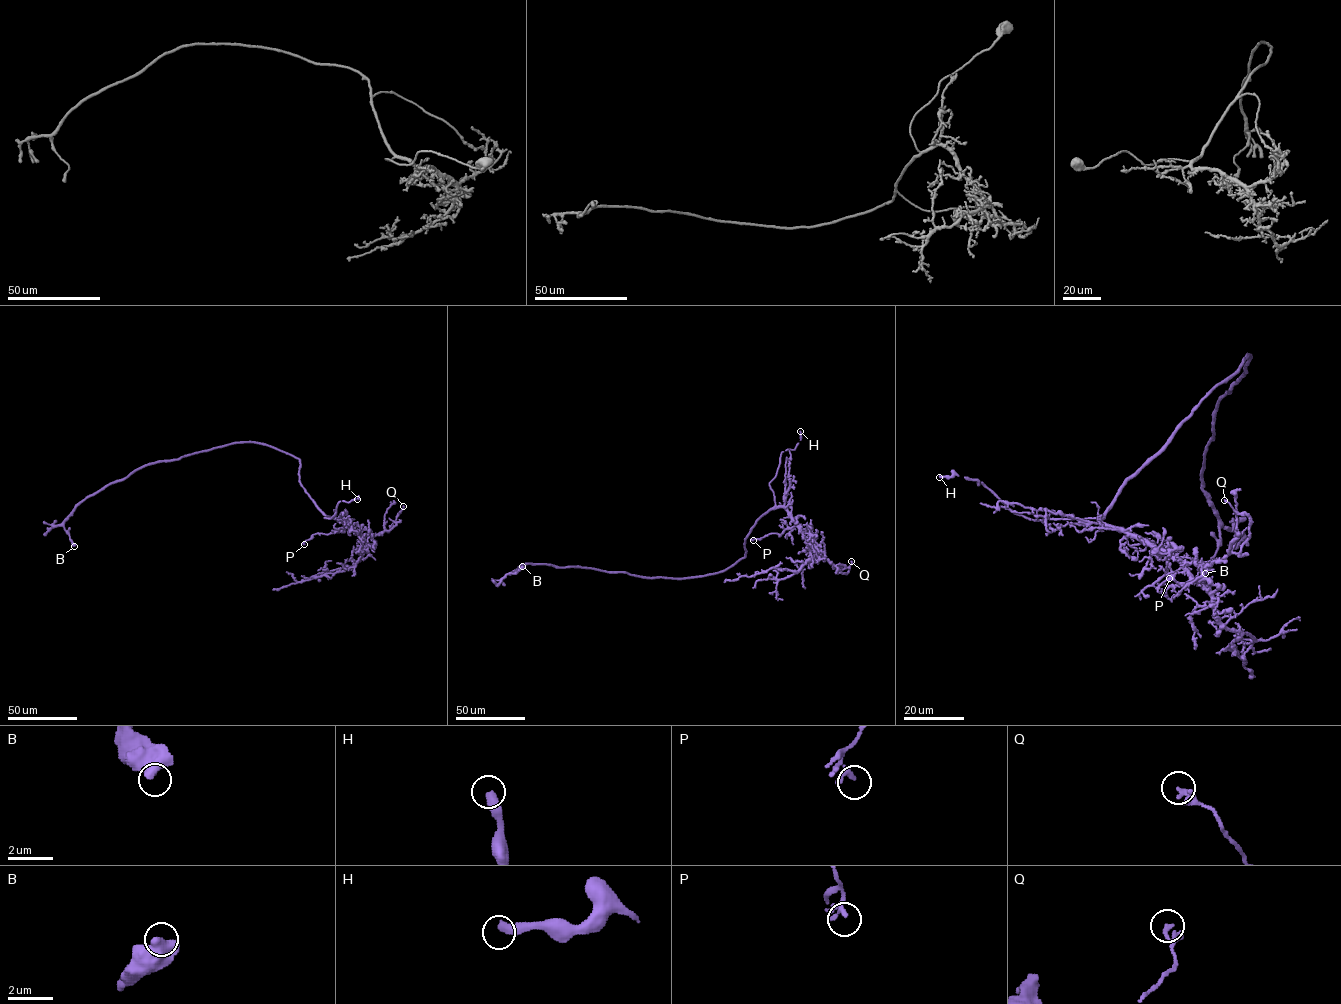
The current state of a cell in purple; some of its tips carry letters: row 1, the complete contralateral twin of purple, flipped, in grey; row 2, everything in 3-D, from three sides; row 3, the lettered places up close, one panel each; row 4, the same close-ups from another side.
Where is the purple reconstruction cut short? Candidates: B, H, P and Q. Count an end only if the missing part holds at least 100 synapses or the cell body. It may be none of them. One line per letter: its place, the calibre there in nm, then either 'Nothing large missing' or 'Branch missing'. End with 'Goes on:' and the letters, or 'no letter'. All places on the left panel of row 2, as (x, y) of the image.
B: Place: (74, 546). Thickness 650 nm. Nothing large missing
H: Place: (357, 499). Thickness 440 nm. Branch missing
P: Place: (304, 544). Thickness 100 nm. Nothing large missing
Q: Place: (403, 506). Thickness 140 nm. Nothing large missing
Goes on: H

